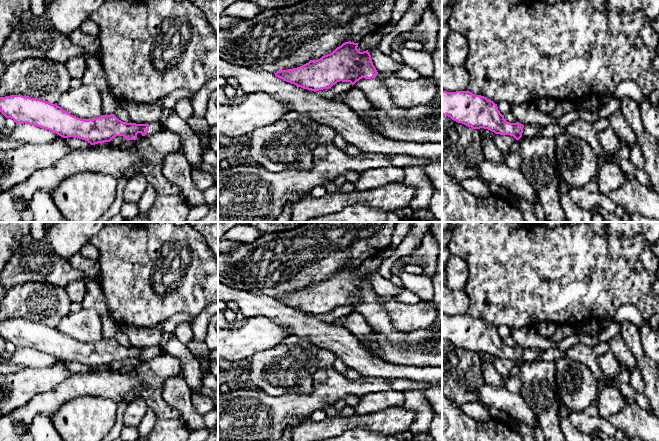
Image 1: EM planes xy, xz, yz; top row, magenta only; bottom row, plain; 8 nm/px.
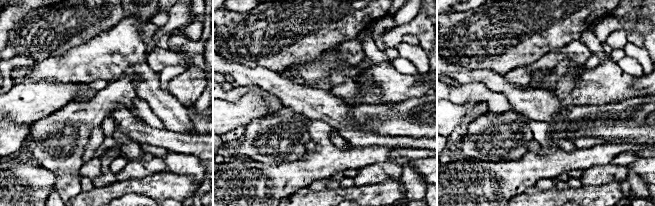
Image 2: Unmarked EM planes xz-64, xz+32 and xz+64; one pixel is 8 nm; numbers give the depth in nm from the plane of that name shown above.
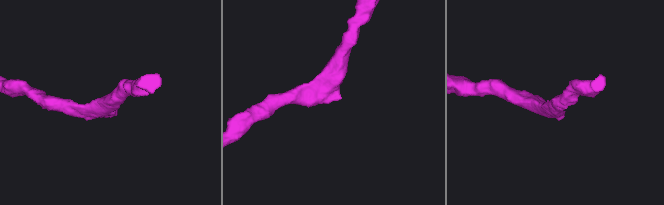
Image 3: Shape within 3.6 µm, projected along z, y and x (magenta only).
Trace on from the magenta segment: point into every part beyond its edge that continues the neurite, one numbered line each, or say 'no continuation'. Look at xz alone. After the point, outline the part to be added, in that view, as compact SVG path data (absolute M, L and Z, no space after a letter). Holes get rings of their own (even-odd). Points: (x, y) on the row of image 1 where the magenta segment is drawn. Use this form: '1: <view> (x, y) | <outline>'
1: xz (377, 94) | M377 77L371 79L362 78L354 86L363 91L368 101L376 109L383 111L392 122L399 125L406 124L406 109L396 106L392 102L388 89Z

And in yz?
1: yz (529, 131) | M524 125L522 137L531 138L536 137L537 134L544 128L539 125Z

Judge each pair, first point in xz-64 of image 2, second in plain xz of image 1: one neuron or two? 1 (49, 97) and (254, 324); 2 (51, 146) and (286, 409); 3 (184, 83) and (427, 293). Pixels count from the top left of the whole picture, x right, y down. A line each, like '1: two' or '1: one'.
1: one
2: two
3: two

